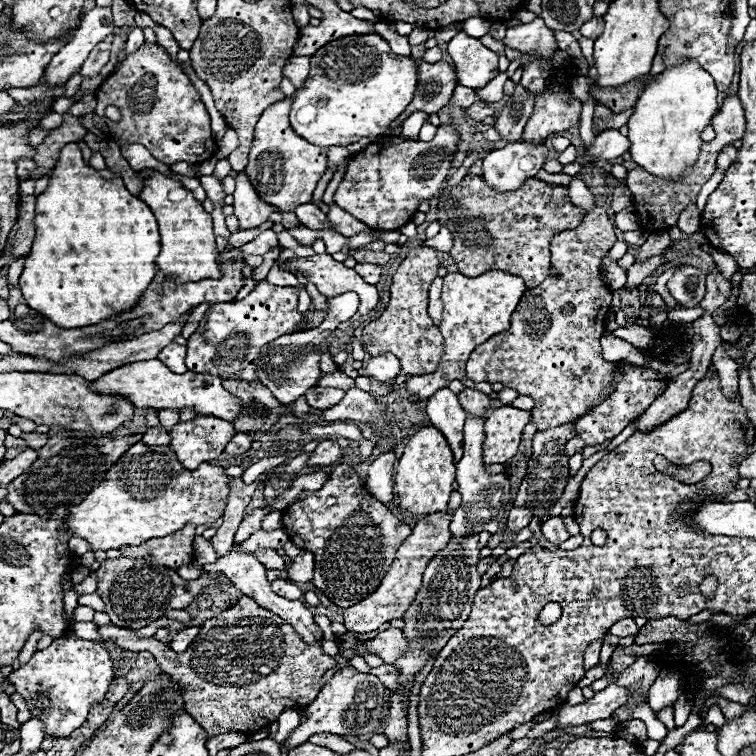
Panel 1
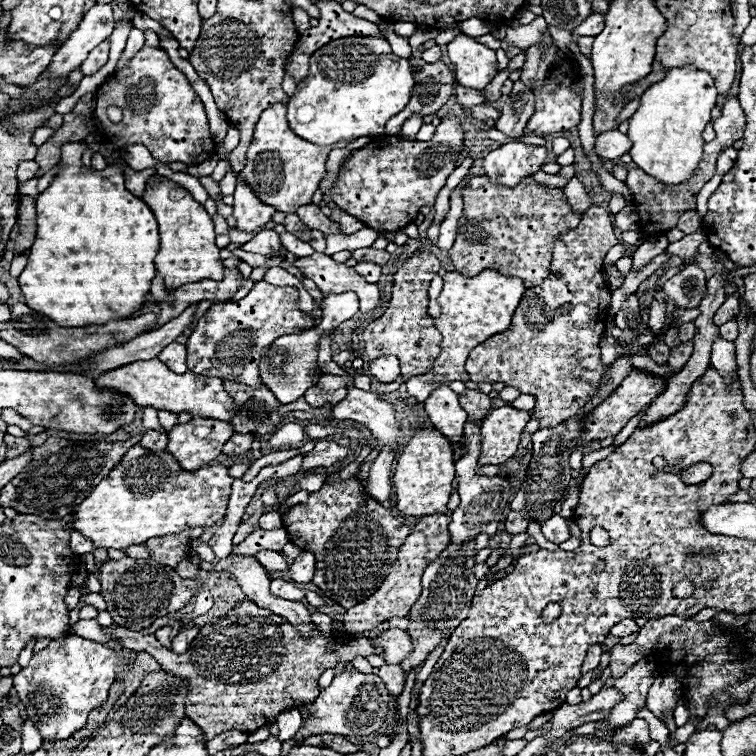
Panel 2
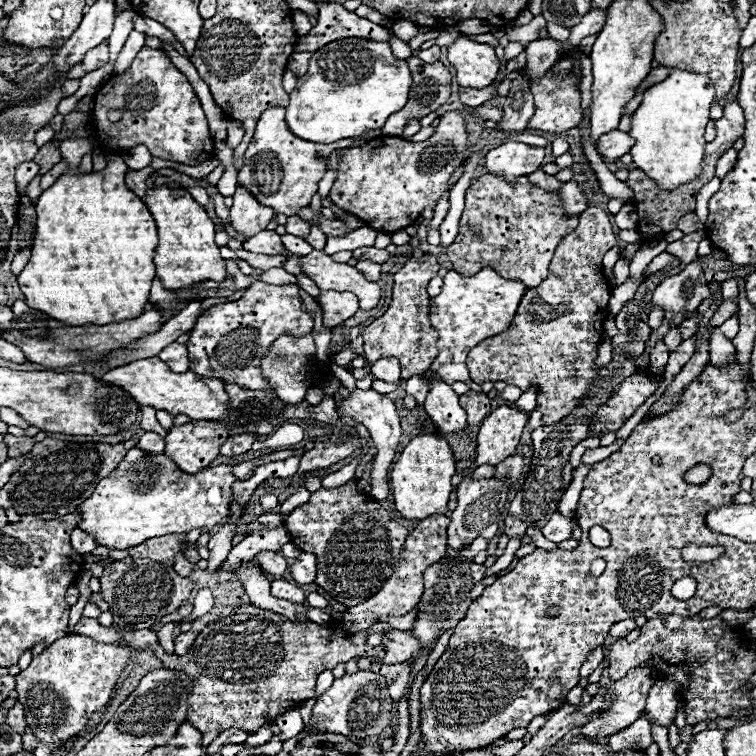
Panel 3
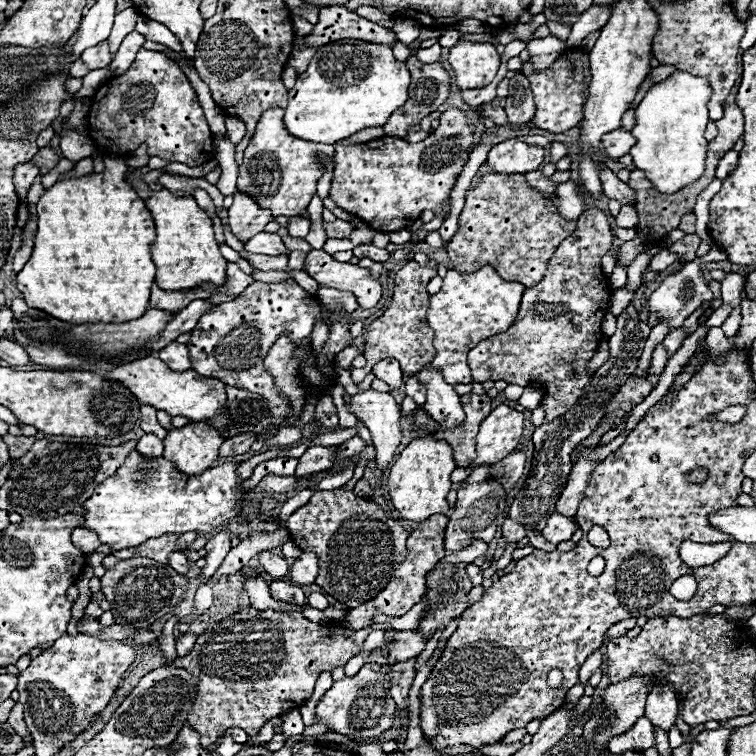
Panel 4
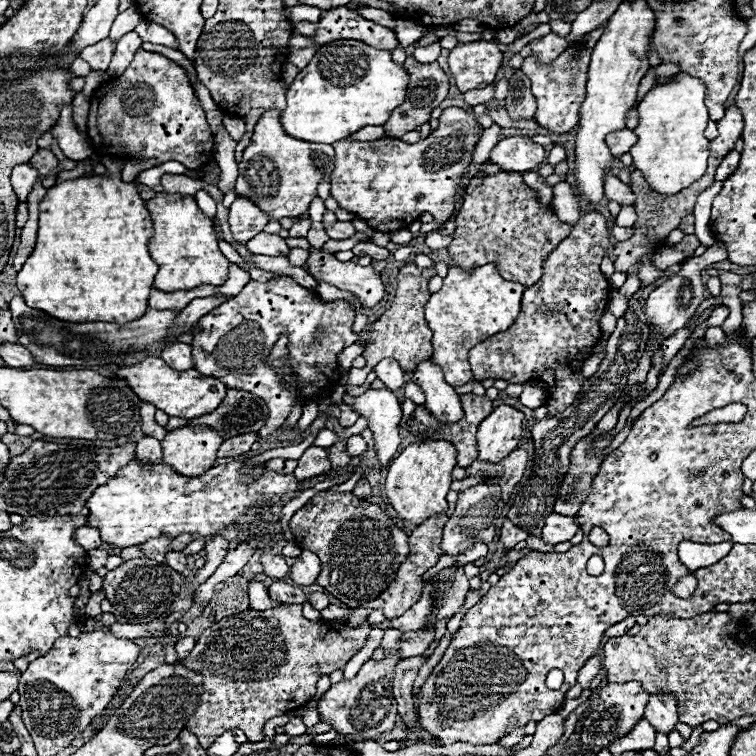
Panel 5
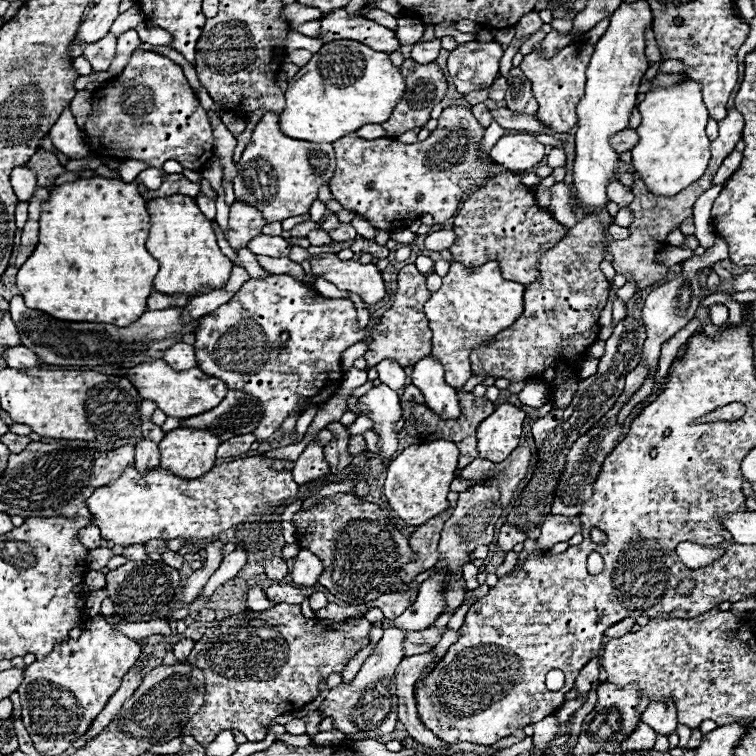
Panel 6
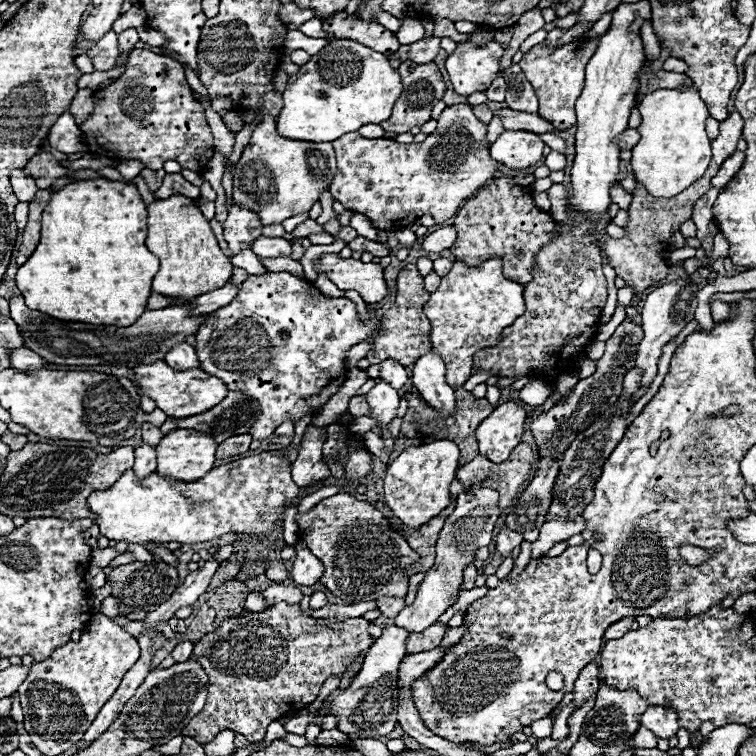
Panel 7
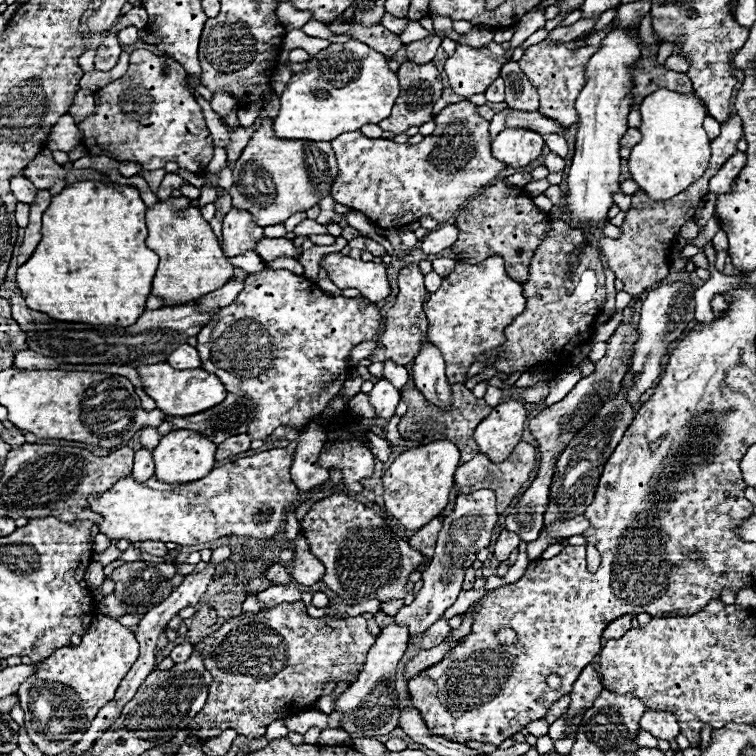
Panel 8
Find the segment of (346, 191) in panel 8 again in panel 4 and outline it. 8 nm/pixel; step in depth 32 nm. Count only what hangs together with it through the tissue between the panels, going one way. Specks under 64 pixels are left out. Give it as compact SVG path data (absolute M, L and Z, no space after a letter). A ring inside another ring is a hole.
M458 108L440 116L440 126L422 142L406 142L394 136L382 136L366 144L336 144L336 168L330 198L338 208L364 220L370 228L396 232L410 226L424 210L434 210L450 200L456 176L468 160L472 148L470 120Z

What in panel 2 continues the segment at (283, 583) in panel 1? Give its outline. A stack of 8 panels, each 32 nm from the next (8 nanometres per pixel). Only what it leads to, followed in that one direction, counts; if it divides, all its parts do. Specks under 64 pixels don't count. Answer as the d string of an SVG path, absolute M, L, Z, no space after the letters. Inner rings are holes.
M272 580L272 592L286 600L302 600L306 594L304 590L300 590L298 586L294 586L292 582L286 582L286 580Z

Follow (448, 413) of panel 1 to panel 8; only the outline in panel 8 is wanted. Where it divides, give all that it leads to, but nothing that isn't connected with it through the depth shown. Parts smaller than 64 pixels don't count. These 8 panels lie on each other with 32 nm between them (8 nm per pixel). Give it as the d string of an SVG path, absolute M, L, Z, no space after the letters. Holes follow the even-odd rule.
M426 342L422 352L414 360L412 382L438 408L448 408L450 404L450 384L444 376L444 360L434 344Z

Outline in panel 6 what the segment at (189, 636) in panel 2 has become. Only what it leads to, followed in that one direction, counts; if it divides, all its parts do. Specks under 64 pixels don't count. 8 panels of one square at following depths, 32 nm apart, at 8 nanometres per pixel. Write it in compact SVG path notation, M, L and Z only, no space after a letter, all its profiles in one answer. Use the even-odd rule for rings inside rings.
M190 638L180 640L180 642L174 646L174 654L176 654L178 662L184 662L186 656L192 652L192 648L194 648L194 640L190 640Z

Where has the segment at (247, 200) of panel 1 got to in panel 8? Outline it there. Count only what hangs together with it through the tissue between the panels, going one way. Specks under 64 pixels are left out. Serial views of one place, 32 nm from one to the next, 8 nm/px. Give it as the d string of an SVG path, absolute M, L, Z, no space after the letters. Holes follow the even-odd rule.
M230 208L222 222L224 234L224 252L228 258L234 258L246 250L254 250L256 240L260 240L262 228L252 220L250 212L240 212L238 208Z

